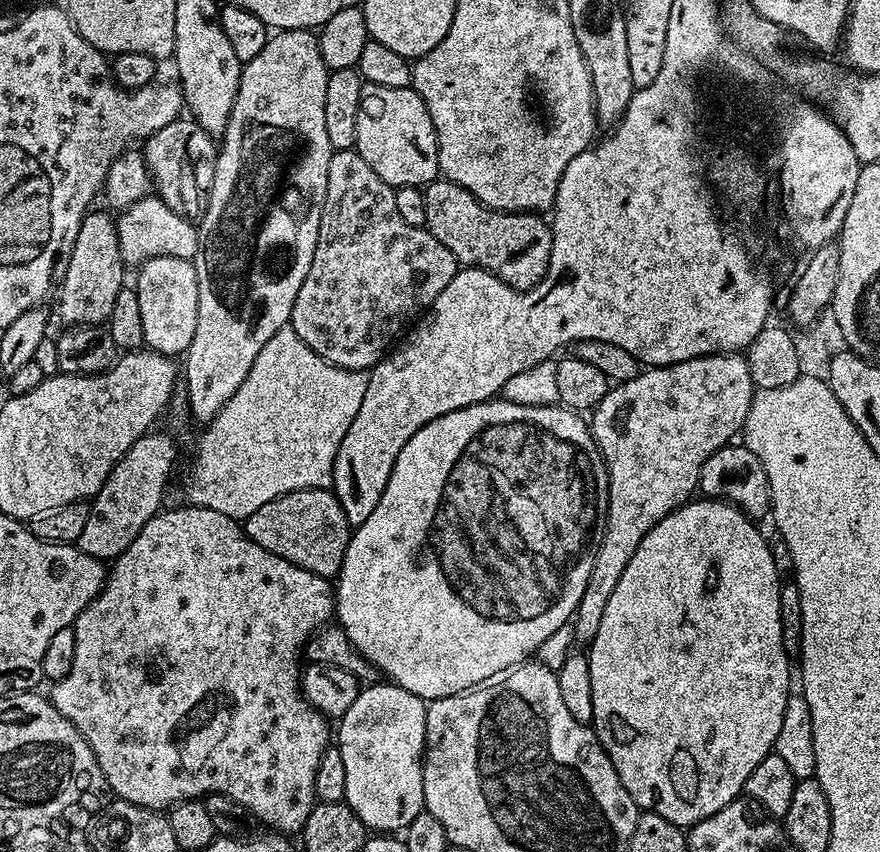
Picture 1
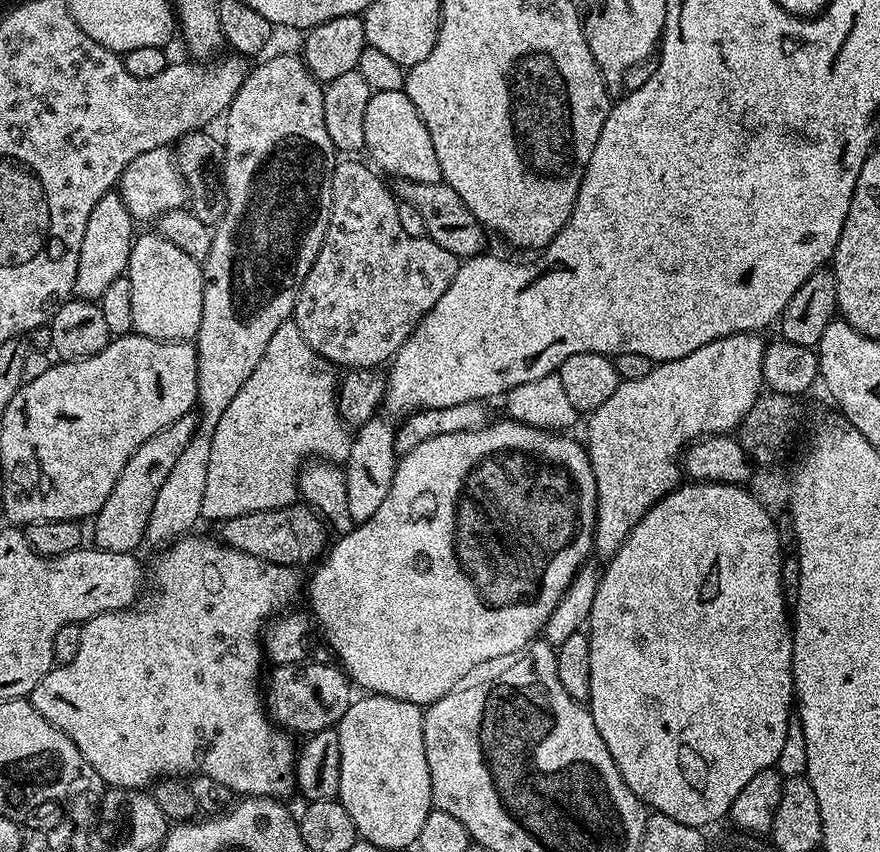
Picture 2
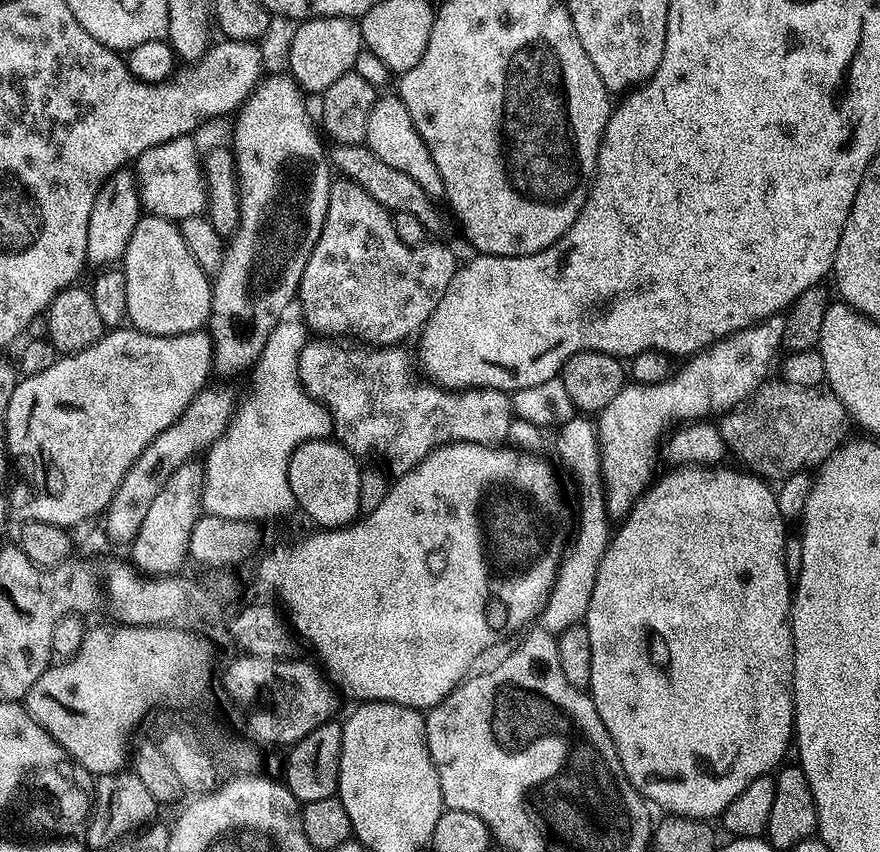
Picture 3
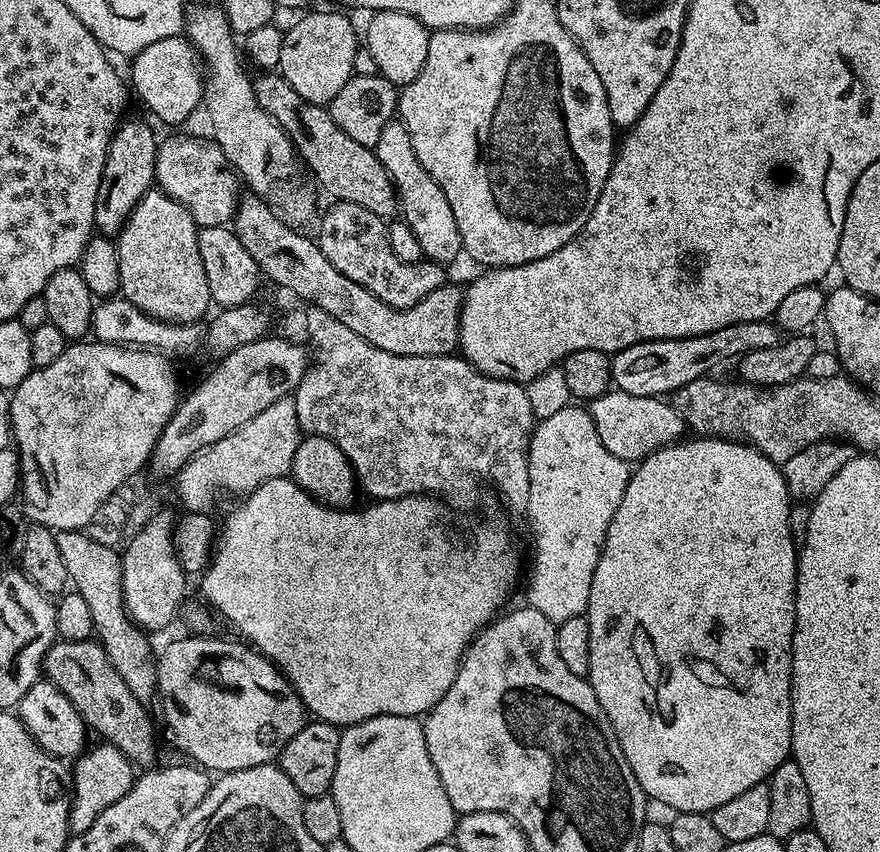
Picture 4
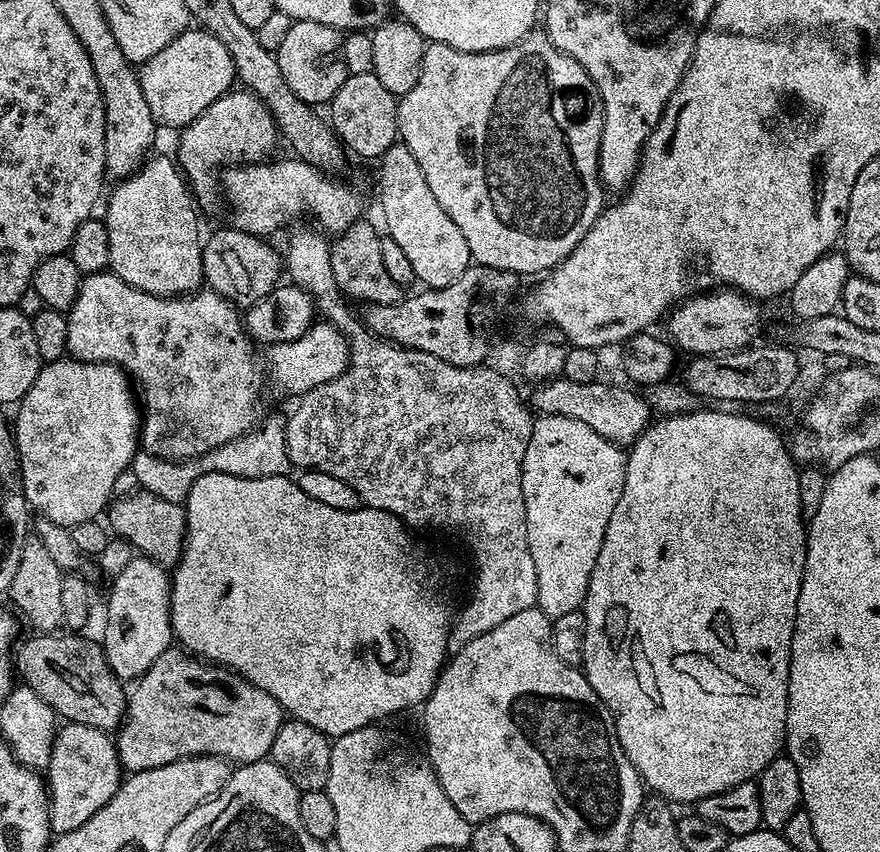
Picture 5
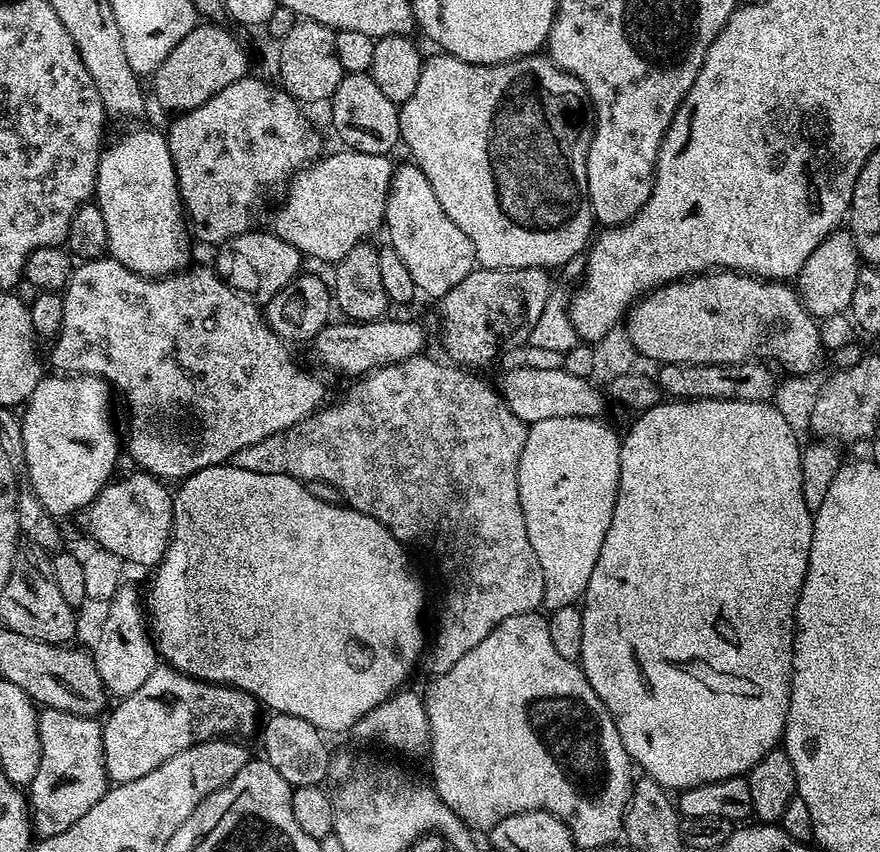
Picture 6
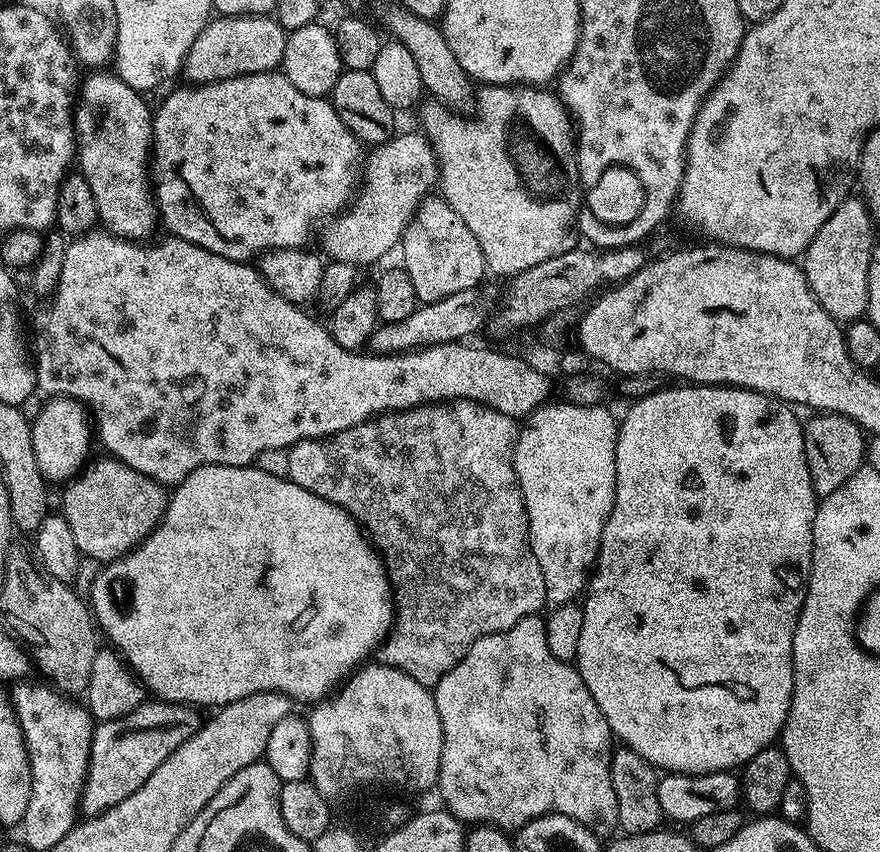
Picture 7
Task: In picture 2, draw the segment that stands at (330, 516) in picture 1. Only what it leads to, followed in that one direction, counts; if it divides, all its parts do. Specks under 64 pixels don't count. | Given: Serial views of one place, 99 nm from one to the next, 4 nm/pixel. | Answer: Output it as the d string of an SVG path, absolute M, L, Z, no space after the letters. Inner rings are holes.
M304 502L289 504L287 508L262 510L254 514L242 514L238 518L230 518L219 525L219 539L234 550L242 550L246 554L254 554L263 560L275 564L289 566L311 565L325 555L329 547L329 525L323 516Z

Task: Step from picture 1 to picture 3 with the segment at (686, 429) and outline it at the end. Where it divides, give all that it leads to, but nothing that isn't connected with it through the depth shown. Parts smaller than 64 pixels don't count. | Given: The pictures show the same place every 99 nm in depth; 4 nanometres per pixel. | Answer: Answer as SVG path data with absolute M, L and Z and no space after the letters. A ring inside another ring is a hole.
M777 314L768 316L761 320L759 324L754 324L750 328L743 328L741 332L734 332L731 336L717 340L711 348L697 355L684 369L675 371L672 376L658 384L640 384L635 382L625 383L623 390L598 414L598 439L600 441L600 464L604 467L606 477L606 495L608 497L608 515L612 518L623 518L628 515L628 511L635 506L636 500L649 484L653 483L652 467L656 460L652 455L657 455L655 444L671 420L674 422L699 421L707 417L708 411L723 413L729 408L735 408L737 404L743 403L769 379L772 368L772 359L776 356L776 351L782 348L785 343L788 316Z

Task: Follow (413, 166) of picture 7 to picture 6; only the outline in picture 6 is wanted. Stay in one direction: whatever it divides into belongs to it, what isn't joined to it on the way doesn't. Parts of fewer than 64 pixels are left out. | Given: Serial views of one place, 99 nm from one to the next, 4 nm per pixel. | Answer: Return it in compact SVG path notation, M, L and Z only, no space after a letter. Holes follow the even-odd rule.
M351 150L336 152L333 156L321 155L315 162L300 169L286 185L288 197L272 216L270 230L278 238L290 242L305 257L314 260L339 262L354 250L354 246L365 243L371 232L381 231L384 211L388 202L388 191L392 185L394 160L391 155L362 154Z

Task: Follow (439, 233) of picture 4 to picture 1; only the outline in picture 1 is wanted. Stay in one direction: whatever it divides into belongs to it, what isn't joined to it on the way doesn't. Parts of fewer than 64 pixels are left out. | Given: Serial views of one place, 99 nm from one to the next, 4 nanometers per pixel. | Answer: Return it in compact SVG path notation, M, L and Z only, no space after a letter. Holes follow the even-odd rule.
M365 83L362 96L358 102L358 130L354 151L366 158L366 166L382 178L390 187L397 189L402 186L427 186L441 175L440 159L438 158L438 138L434 130L434 122L430 118L430 110L426 110L426 102L415 88L395 88Z

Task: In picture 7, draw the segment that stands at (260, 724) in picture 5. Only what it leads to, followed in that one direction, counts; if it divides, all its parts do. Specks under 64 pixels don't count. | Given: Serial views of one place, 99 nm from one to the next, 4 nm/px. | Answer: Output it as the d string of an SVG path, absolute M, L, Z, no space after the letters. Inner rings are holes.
M148 698L123 720L99 721L92 733L88 777L80 799L81 813L88 818L98 816L122 802L122 798L134 794L134 790L138 790L138 786L142 786L142 782L146 782L178 746L182 746L182 742L201 728L202 716L196 712L199 711L187 704Z

